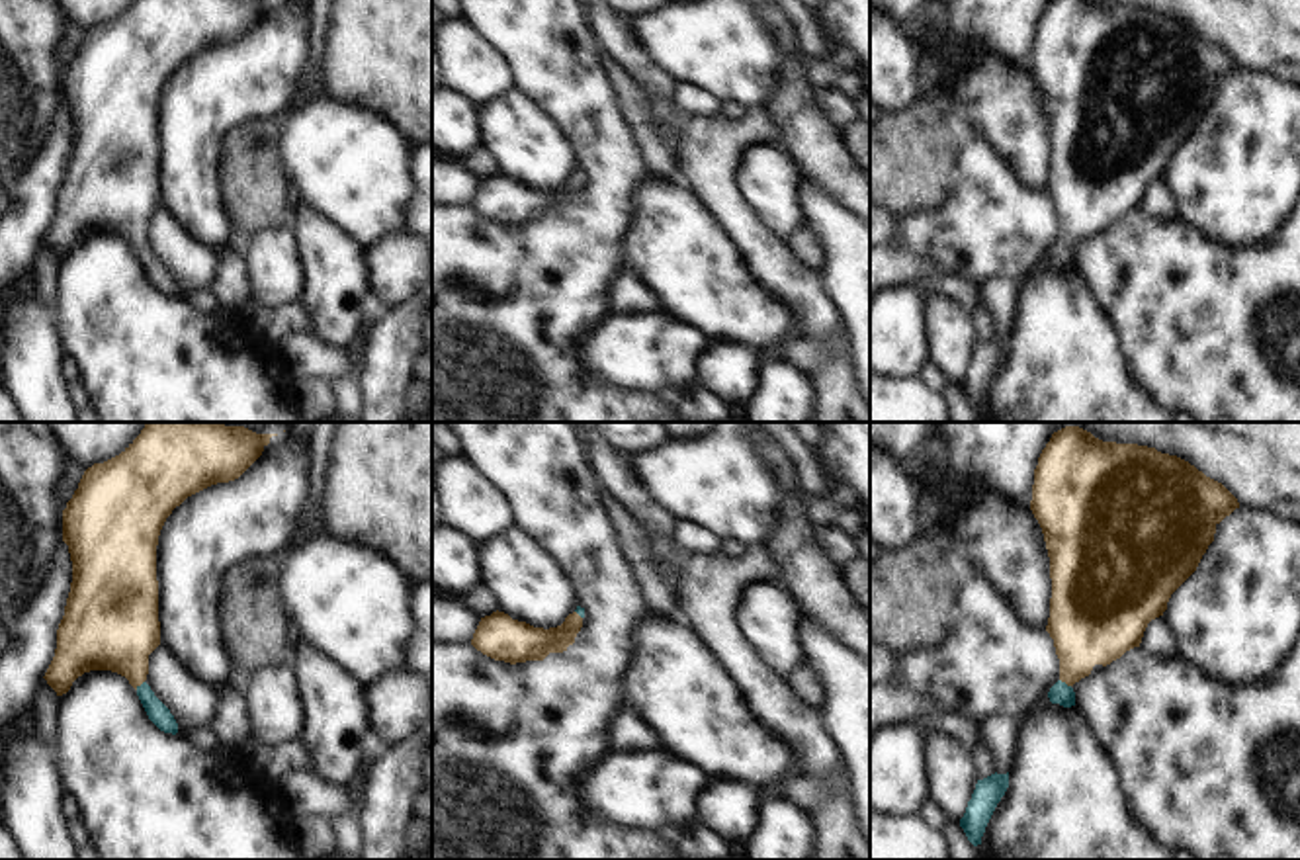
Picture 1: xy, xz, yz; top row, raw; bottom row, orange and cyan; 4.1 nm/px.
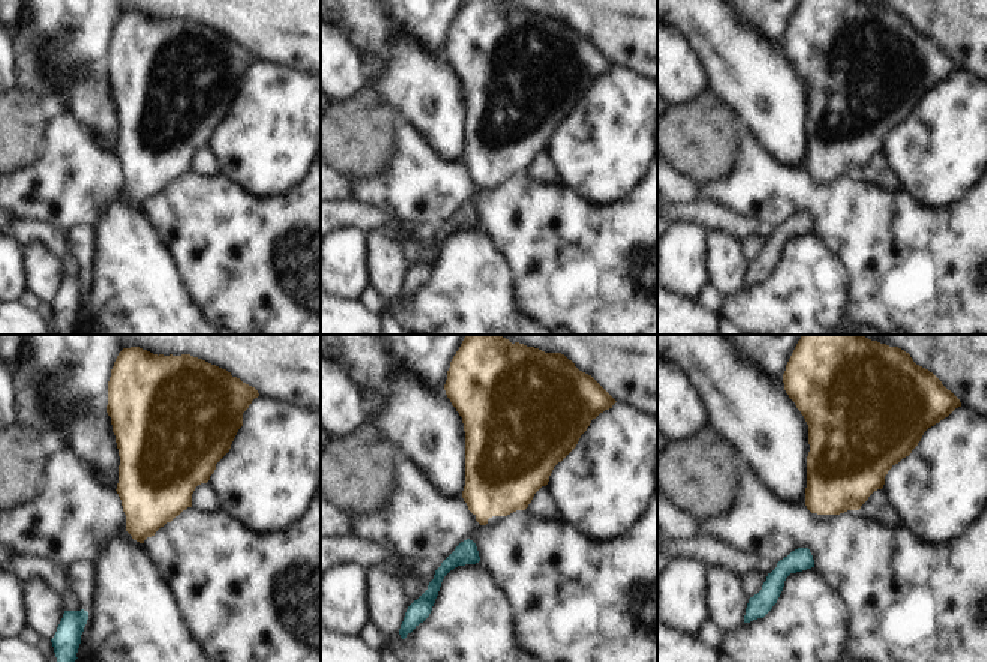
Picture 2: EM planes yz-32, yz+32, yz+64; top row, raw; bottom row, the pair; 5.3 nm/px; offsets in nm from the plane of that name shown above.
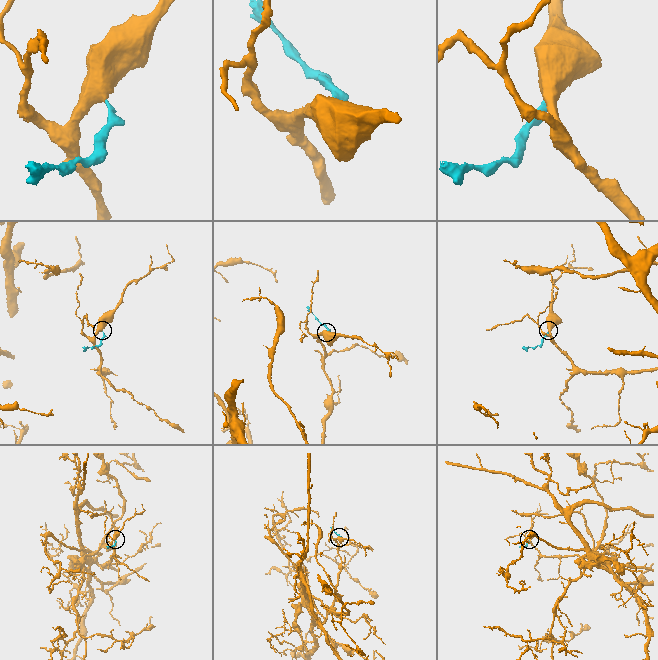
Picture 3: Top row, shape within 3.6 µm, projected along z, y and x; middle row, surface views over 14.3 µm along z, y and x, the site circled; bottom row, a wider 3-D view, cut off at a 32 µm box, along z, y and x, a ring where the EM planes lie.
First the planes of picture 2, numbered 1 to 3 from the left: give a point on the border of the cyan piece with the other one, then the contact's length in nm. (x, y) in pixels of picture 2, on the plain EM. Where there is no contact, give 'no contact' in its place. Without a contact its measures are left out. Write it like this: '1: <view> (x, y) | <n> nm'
1: no contact
2: no contact
3: no contact

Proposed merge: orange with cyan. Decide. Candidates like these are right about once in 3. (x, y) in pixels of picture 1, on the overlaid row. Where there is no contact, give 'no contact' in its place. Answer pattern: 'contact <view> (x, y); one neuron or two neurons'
contact yz (1066, 683); one neuron

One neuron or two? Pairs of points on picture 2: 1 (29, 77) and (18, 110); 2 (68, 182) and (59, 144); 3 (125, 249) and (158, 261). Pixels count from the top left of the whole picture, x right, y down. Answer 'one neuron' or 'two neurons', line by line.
1: two neurons
2: one neuron
3: one neuron

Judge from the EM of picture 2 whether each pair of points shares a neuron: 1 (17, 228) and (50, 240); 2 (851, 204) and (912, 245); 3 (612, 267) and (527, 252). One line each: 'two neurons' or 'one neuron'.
1: one neuron
2: one neuron
3: one neuron

